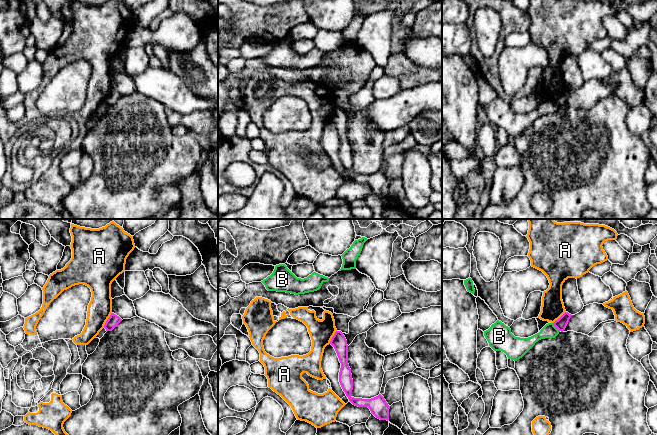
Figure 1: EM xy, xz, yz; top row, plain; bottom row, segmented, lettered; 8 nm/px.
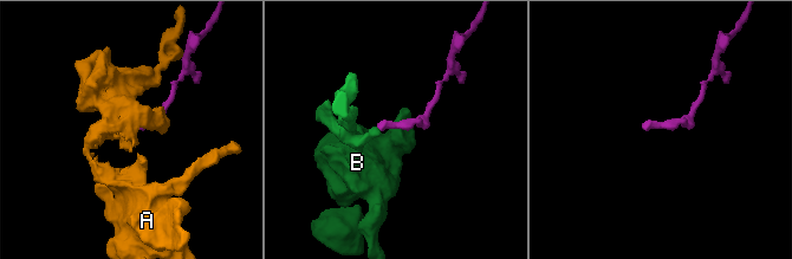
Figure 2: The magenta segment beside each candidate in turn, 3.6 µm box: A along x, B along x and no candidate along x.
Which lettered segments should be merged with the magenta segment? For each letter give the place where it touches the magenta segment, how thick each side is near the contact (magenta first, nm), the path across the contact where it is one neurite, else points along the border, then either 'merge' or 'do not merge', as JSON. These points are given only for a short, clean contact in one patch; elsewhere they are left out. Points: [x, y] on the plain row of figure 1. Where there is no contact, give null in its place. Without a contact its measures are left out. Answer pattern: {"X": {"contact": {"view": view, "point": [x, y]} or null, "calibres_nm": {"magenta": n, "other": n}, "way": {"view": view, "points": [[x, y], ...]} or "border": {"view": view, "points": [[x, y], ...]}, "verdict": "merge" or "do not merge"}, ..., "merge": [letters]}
{"A": {"contact": {"view": "xy", "point": [107, 96]}, "calibres_nm": {"magenta": 90, "other": 190}, "border": {"view": "xy", "points": [[111, 88], [103, 103]]}, "verdict": "do not merge"}, "B": {"contact": {"view": "yz", "point": [555, 102]}, "calibres_nm": {"magenta": 90, "other": 110}, "border": {"view": "yz", "points": [[552, 99], [559, 107]]}, "verdict": "do not merge"}, "merge": []}

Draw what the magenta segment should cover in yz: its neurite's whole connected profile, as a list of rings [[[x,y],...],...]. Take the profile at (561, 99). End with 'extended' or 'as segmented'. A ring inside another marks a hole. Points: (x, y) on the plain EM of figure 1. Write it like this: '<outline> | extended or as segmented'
[[[565,88],[558,96],[556,96],[553,100],[554,102],[561,108],[563,108],[571,94],[571,90]]] | as segmented

